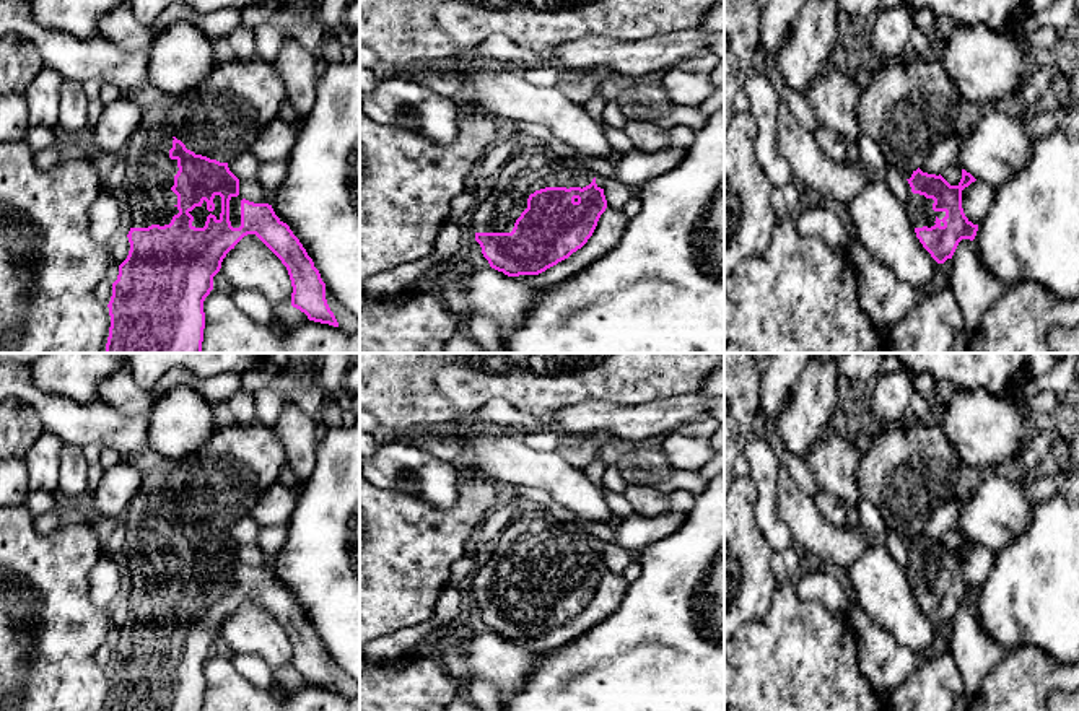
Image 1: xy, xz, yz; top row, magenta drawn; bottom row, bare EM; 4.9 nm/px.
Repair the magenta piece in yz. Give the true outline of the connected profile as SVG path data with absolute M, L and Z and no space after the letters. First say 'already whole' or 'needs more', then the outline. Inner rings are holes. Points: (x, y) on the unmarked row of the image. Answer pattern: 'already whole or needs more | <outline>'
needs more | M920 532L908 545L905 574L916 602L937 628L952 623L962 604L973 605L978 589L973 589L962 573L962 555L976 543L962 534L962 543L950 550L941 539L928 539Z

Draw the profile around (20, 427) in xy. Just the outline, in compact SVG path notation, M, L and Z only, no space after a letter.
M0 403L0 459L24 460L42 431L44 426L31 407L8 408Z

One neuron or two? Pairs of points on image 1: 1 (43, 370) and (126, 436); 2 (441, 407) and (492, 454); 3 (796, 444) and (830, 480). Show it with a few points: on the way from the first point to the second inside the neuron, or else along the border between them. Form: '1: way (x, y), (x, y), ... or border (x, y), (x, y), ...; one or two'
1: border (46, 392), (56, 392), (80, 402), (98, 402); two
2: border (451, 420), (435, 428); two
3: border (830, 427), (803, 458); two

